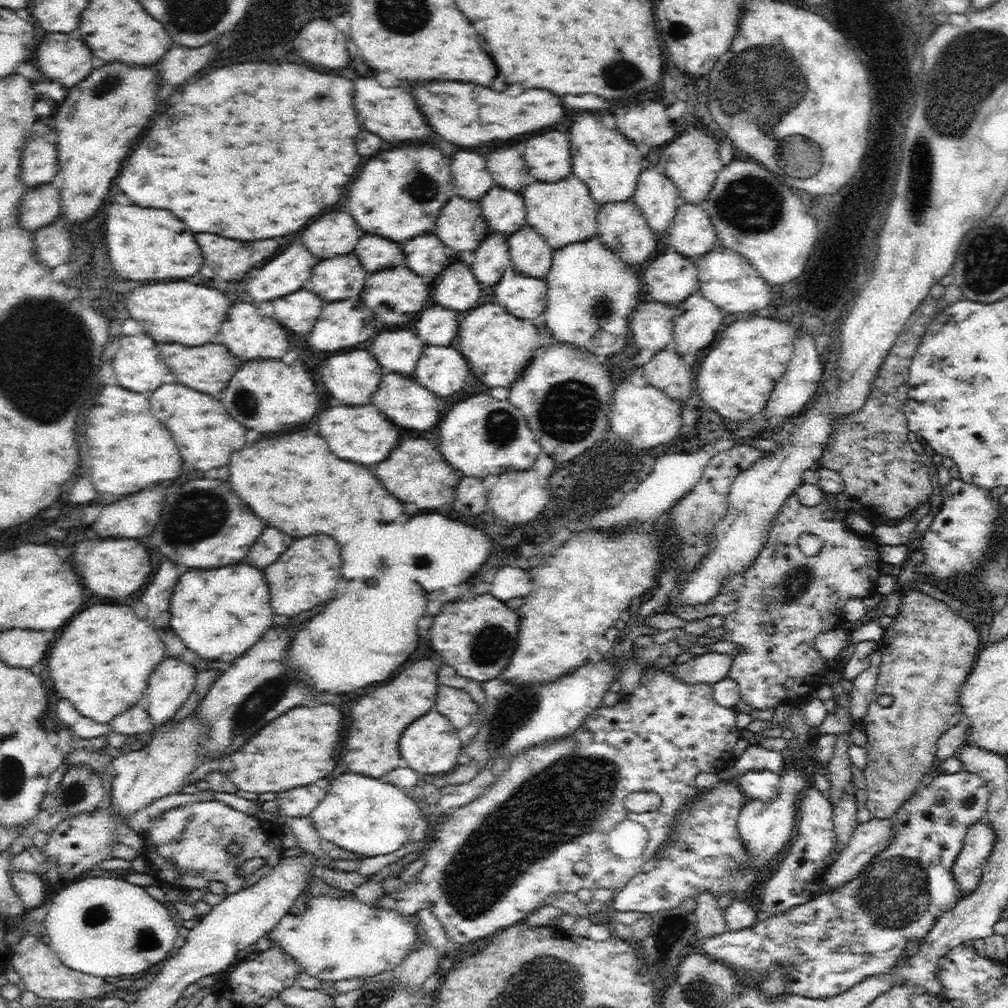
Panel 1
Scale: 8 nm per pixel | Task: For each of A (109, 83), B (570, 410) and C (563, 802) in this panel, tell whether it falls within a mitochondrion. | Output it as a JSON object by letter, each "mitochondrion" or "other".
{"A":"mitochondrion","B":"mitochondrion","C":"mitochondrion"}

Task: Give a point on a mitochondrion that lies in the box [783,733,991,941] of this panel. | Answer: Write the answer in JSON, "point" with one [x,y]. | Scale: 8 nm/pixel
{"point":[895,894]}

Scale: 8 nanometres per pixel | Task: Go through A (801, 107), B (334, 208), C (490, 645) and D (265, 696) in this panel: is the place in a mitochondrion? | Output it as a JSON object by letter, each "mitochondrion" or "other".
{"A":"mitochondrion","B":"other","C":"mitochondrion","D":"mitochondrion"}

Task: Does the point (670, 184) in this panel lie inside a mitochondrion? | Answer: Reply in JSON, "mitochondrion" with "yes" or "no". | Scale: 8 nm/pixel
{"mitochondrion":"no"}

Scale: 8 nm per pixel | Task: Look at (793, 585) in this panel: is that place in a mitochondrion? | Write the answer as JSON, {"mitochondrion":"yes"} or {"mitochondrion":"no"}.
{"mitochondrion":"yes"}

